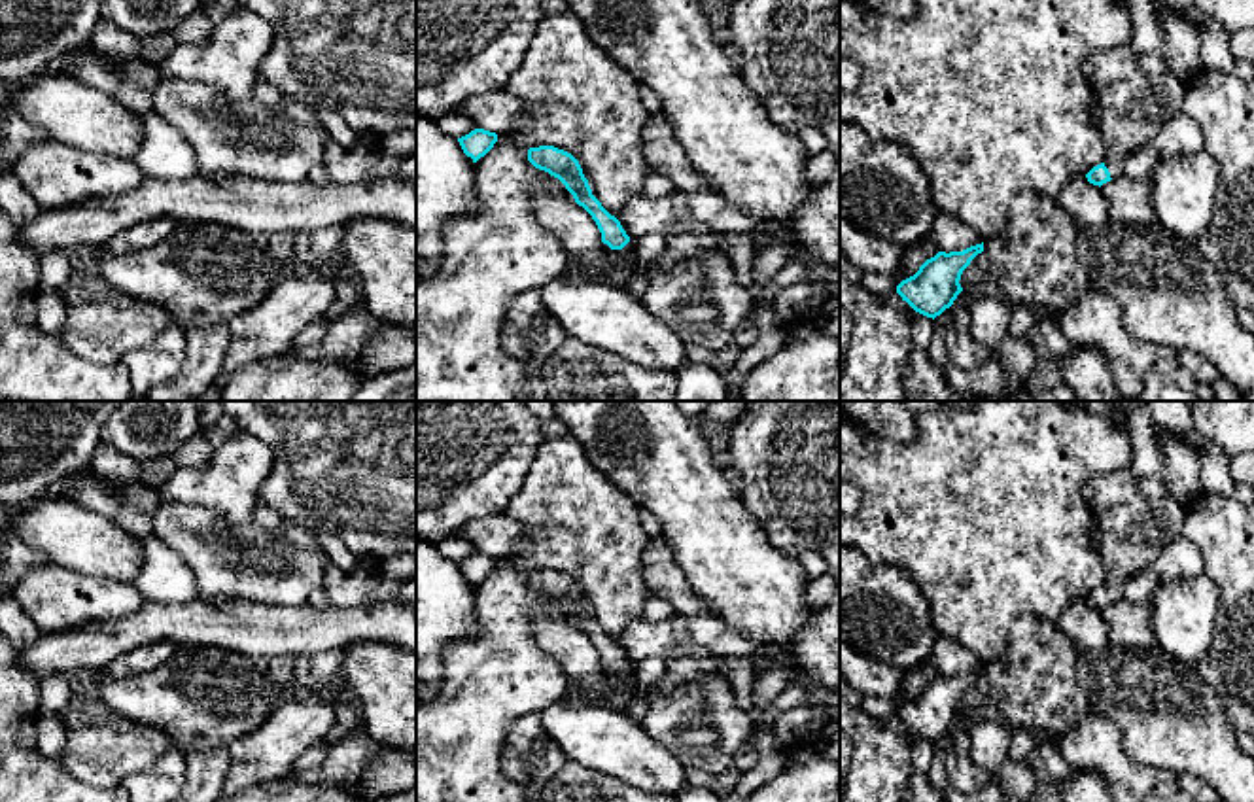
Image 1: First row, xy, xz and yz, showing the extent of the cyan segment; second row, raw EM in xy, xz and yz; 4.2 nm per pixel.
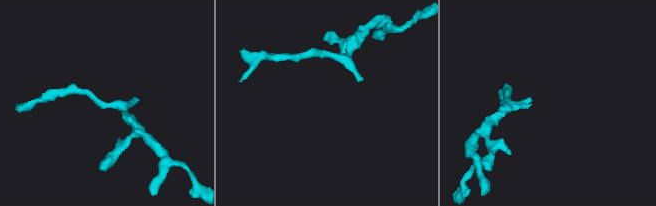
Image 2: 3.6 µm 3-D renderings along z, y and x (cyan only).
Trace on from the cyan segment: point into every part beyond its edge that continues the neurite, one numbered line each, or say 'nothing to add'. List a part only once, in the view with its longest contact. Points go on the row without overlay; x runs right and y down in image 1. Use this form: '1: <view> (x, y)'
1: yz (1130, 538)

